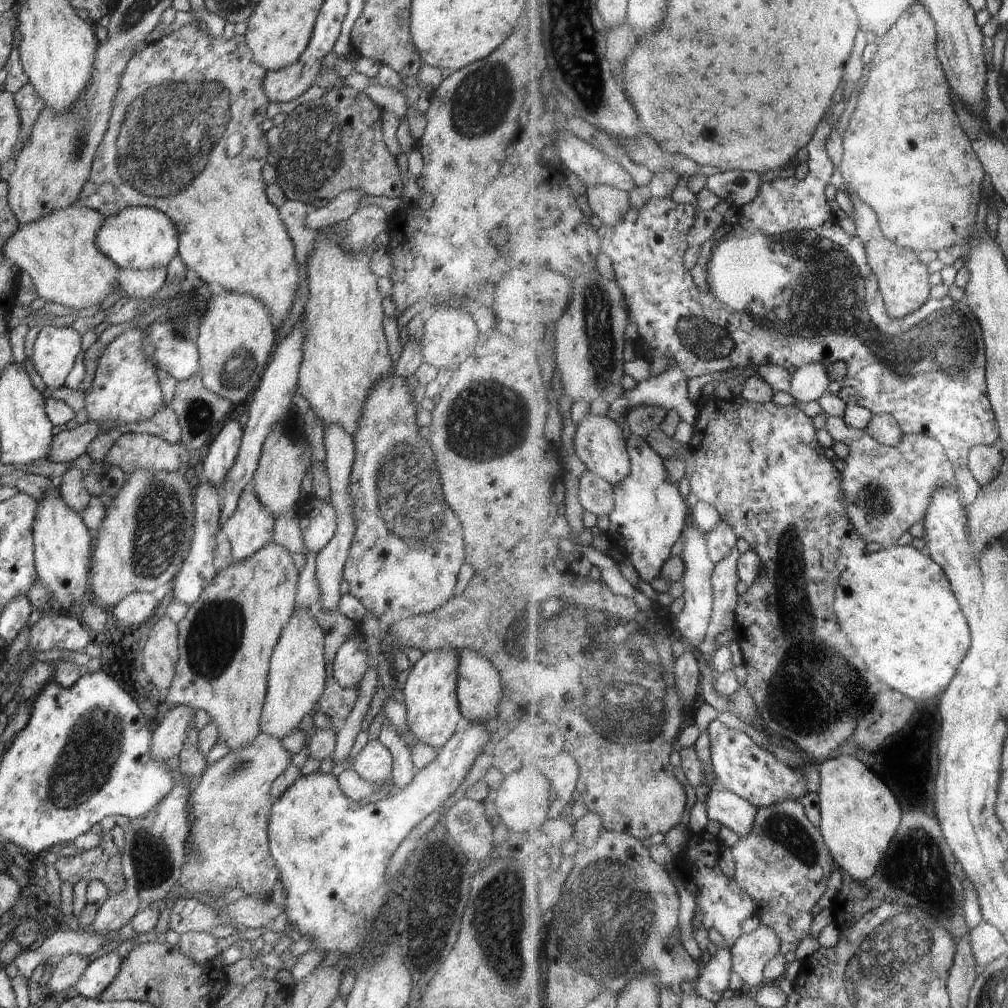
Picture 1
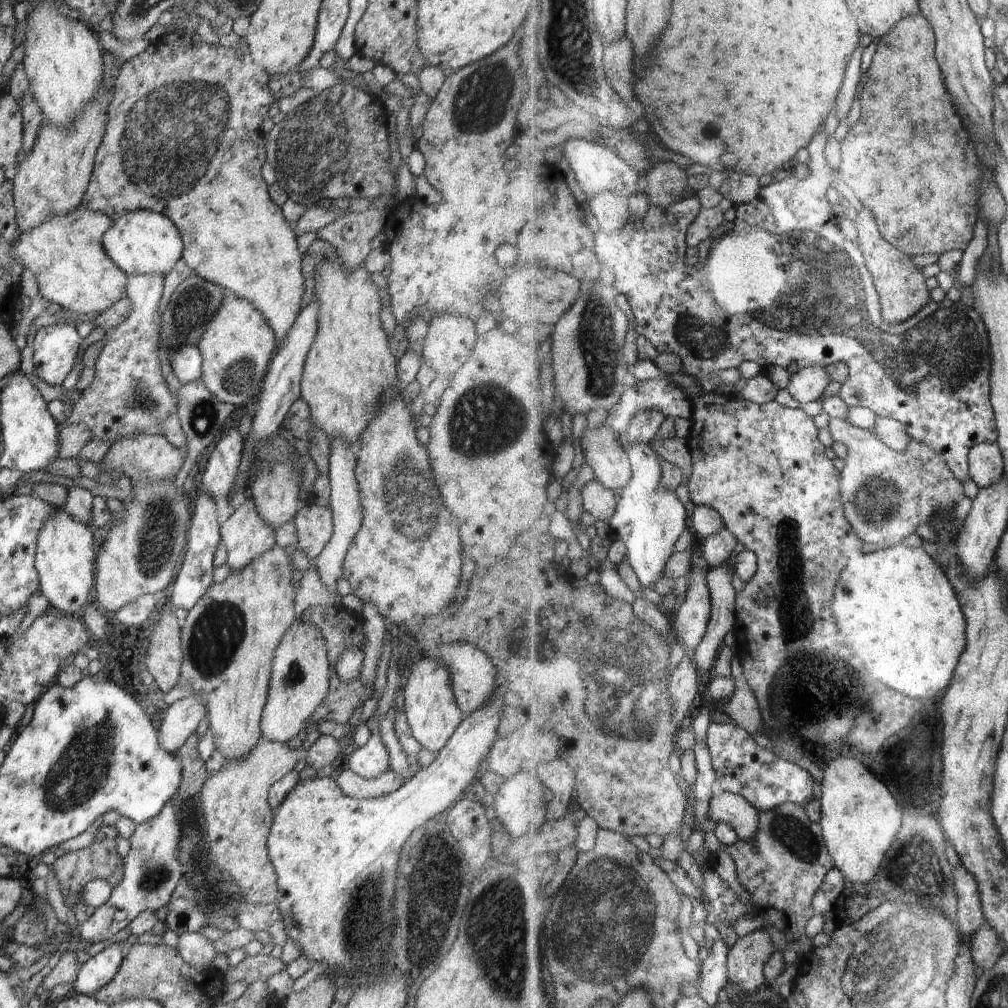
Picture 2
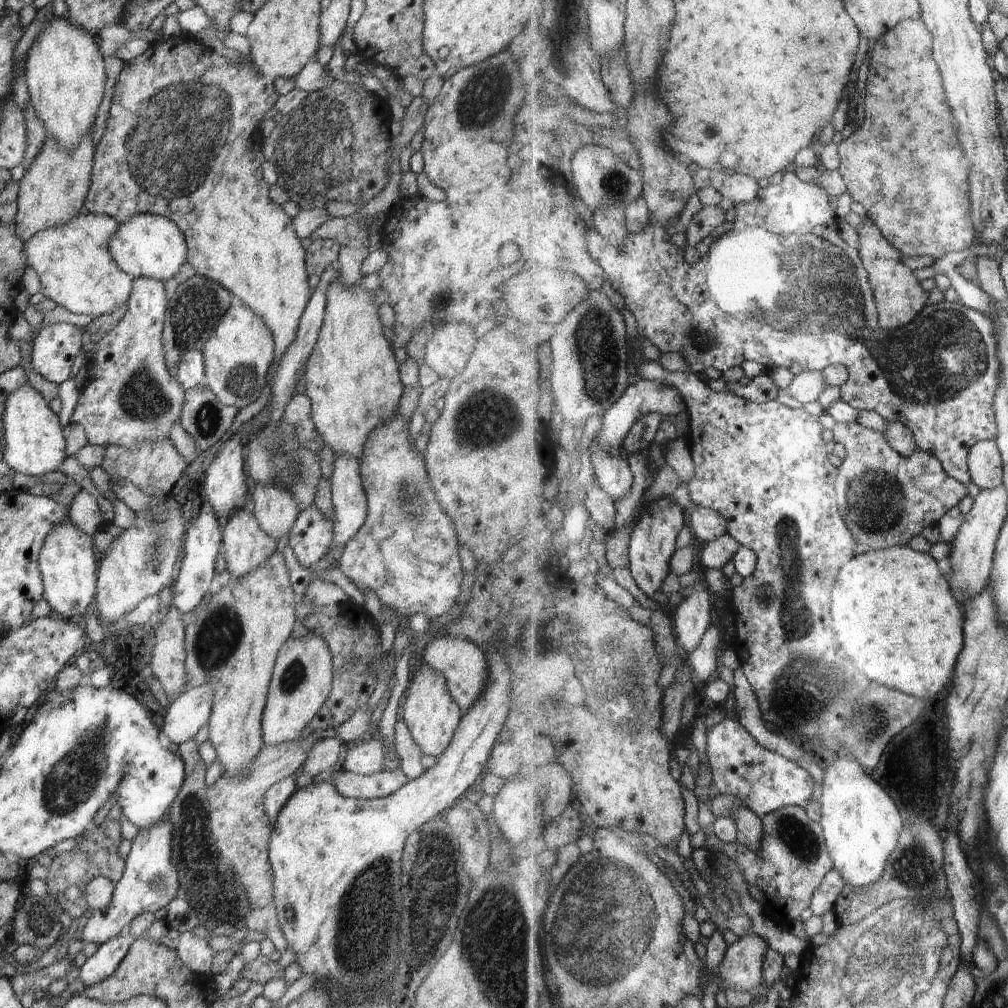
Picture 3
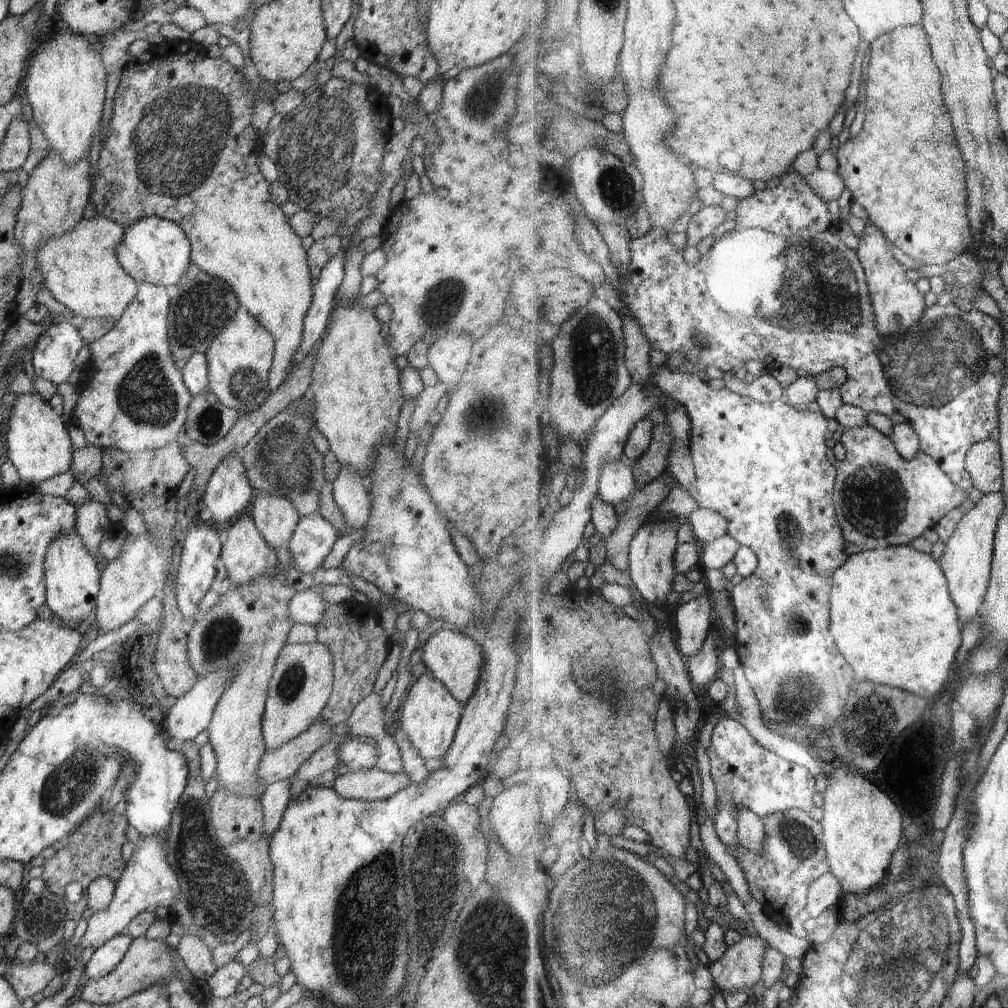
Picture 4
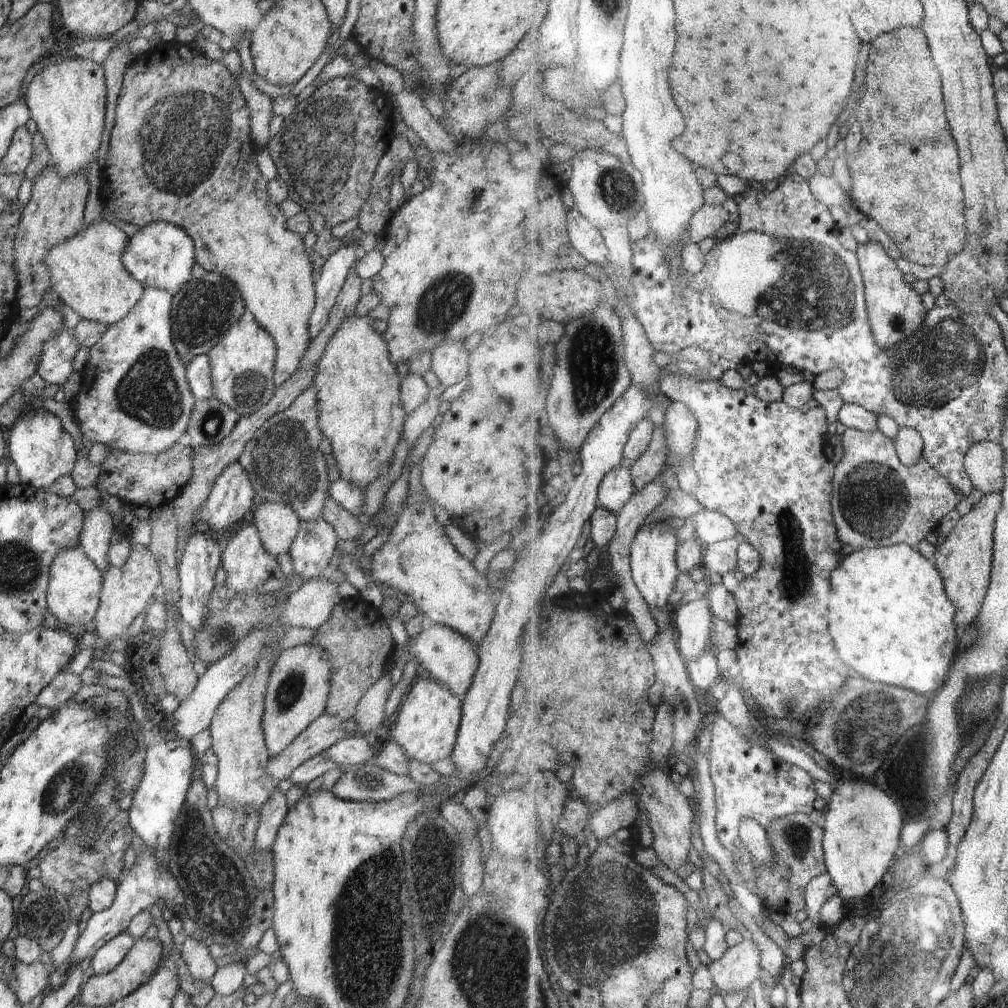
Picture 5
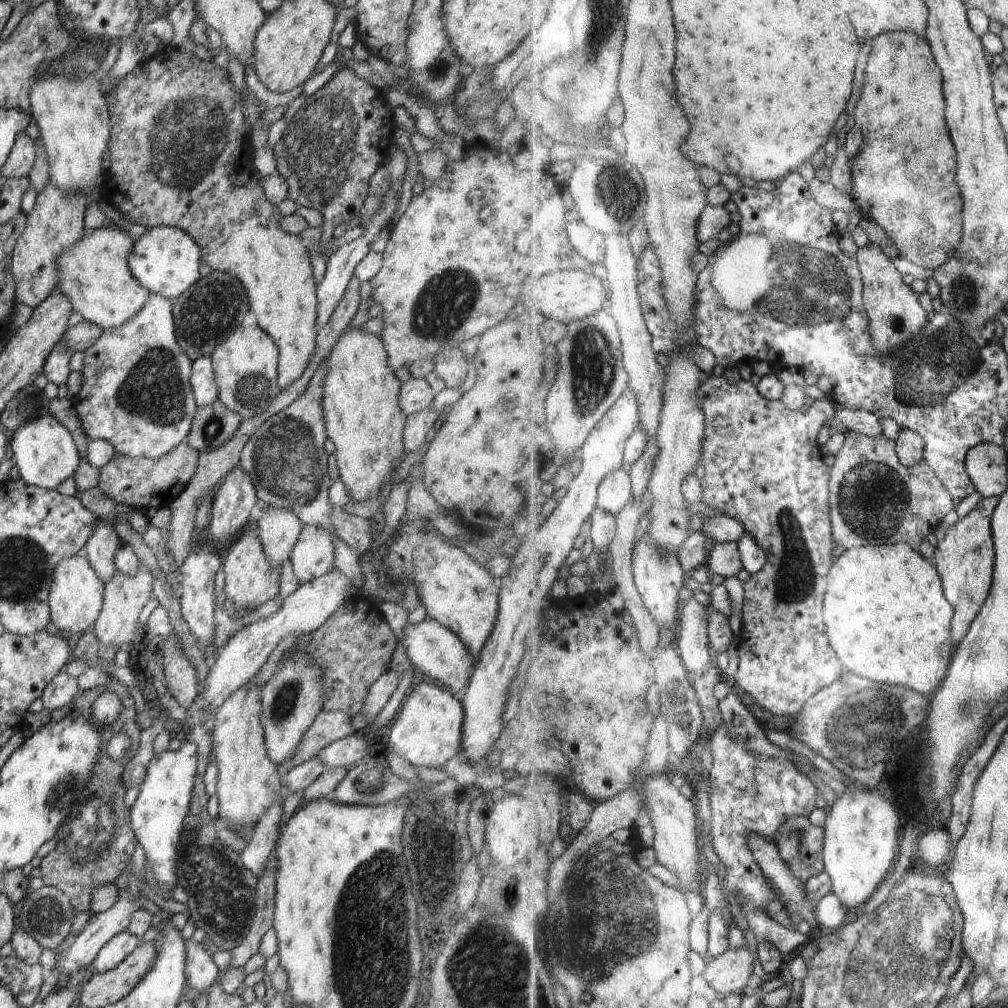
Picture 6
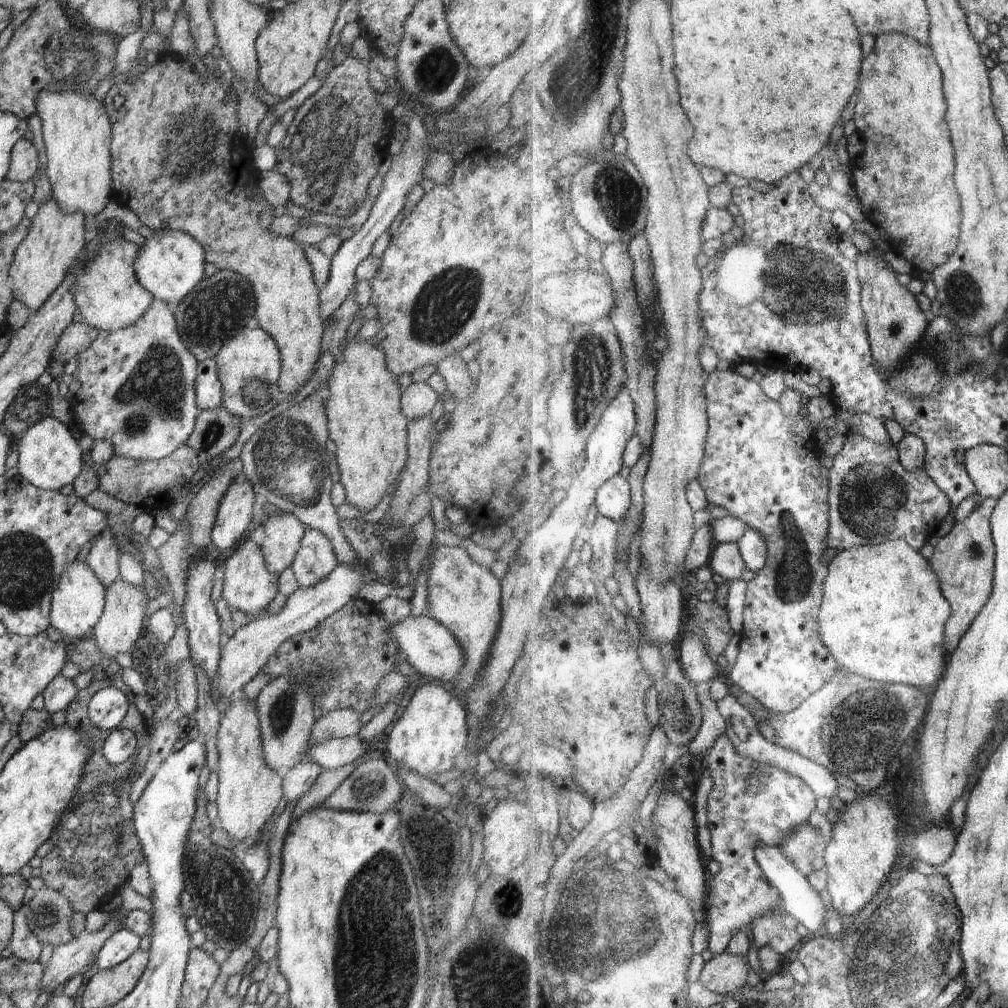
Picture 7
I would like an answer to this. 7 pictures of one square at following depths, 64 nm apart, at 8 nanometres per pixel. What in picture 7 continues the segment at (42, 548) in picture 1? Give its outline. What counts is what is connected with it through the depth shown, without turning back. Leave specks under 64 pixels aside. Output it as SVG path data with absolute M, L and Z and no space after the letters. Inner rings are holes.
M76 559L60 576L58 586L52 592L50 625L69 640L82 640L92 635L105 608L106 590L84 562Z

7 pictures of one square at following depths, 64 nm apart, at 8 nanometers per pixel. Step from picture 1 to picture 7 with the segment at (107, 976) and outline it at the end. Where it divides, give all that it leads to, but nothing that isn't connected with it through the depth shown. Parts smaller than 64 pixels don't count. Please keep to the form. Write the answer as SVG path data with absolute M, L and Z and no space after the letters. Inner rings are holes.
M129 929L114 932L96 955L96 966L99 970L109 970L125 962L140 949L140 936Z

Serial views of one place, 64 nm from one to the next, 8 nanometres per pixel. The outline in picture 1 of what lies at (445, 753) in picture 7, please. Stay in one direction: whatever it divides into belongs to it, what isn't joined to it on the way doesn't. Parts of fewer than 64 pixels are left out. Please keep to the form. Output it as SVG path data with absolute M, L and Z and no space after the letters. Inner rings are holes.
M445 646L442 650L424 653L424 656L412 666L403 689L409 732L418 742L434 750L448 743L462 718L456 692L456 670L458 656L451 647Z

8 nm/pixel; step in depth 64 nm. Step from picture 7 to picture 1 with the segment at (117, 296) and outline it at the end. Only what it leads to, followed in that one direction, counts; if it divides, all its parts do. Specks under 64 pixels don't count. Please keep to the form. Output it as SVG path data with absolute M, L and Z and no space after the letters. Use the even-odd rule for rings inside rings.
M74 203L66 208L56 209L48 213L48 216L39 218L30 224L18 224L13 235L9 236L2 246L4 258L14 263L20 272L26 272L32 279L32 288L48 302L58 302L74 311L88 308L88 306L96 306L101 304L114 288L119 288L117 279L119 267L111 258L100 252L94 244L97 230L102 226L104 219L97 210Z

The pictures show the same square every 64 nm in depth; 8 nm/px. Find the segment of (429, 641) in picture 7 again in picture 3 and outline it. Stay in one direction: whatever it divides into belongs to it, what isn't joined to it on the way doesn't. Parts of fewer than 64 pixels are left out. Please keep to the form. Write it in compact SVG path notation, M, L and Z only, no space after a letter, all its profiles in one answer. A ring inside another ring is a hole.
M446 633L445 636L432 639L426 645L422 657L422 662L442 674L452 699L461 709L461 713L466 713L468 708L476 702L476 698L482 694L488 680L488 662L486 662L485 652L470 640Z

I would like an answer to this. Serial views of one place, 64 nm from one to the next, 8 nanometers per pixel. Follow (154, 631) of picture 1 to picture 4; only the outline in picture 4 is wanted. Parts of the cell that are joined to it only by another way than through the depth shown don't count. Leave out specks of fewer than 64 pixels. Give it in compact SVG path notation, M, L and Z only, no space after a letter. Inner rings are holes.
M174 596L164 604L163 610L164 618L159 628L160 636L158 636L154 668L156 668L156 674L160 677L166 693L178 699L187 694L195 686L198 676L192 669L192 666L190 666L187 652L187 628L184 624L184 618L178 606L176 606Z

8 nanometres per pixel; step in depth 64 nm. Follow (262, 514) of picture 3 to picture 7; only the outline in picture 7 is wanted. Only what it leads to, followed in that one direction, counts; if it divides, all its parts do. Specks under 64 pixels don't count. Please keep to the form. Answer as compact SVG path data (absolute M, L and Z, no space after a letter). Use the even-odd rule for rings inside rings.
M275 510L263 526L266 538L260 548L266 568L268 572L280 576L286 568L292 566L306 527L292 514Z

